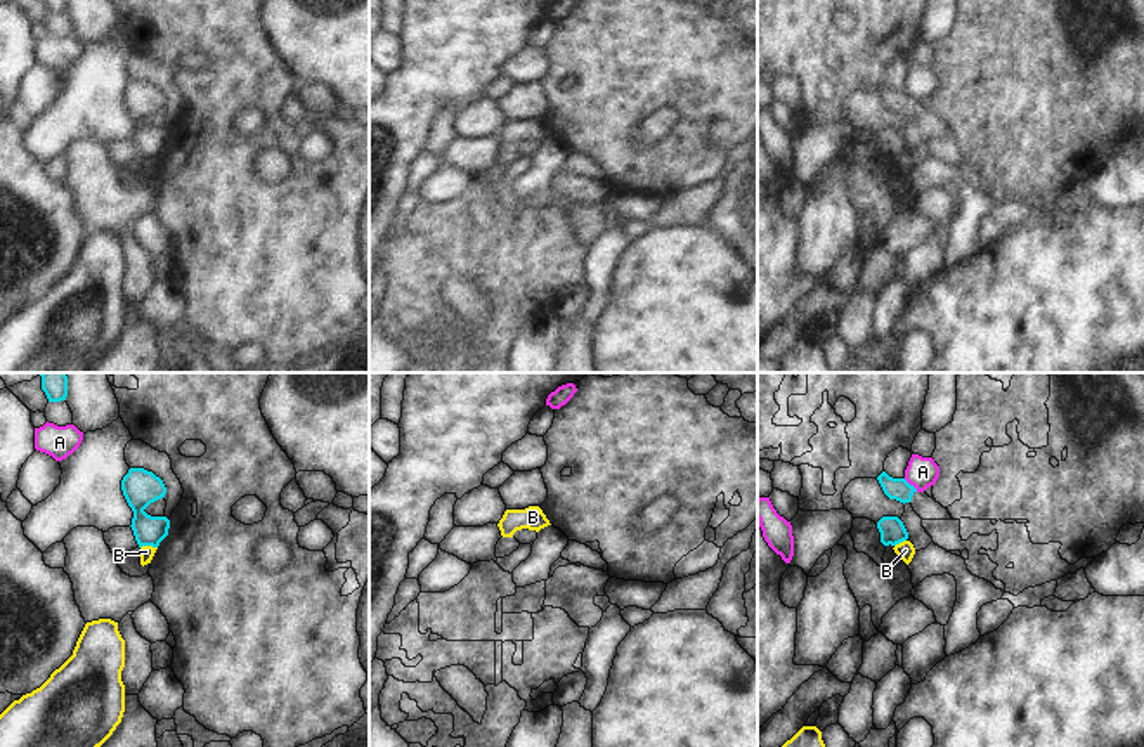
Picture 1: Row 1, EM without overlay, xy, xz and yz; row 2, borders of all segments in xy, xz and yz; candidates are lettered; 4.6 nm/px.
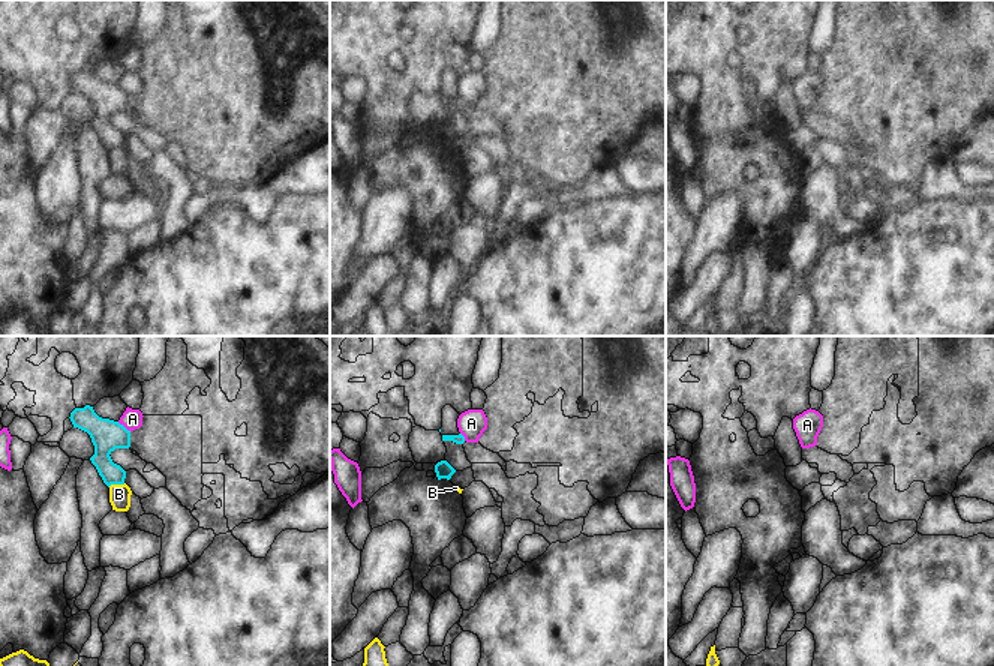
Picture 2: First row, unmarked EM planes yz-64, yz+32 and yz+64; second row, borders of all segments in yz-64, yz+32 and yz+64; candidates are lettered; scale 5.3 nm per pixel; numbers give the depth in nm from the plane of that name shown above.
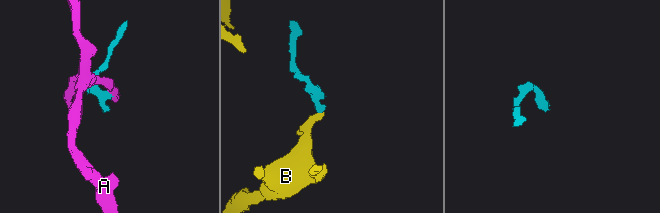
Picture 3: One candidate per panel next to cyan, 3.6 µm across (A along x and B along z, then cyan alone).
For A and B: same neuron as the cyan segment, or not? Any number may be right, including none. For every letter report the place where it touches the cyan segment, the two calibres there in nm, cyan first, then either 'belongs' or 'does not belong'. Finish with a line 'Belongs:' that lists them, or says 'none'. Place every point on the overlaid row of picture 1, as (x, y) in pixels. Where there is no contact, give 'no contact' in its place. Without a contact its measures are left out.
A: contact yz (909, 484); calibres 100 and 140 nm; does not belong
B: contact xy (148, 545); calibres 140 and 60 nm; does not belong
Belongs: none

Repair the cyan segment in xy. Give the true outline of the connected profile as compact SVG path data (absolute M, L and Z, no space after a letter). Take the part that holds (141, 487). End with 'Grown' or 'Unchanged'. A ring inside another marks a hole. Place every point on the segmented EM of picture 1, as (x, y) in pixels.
M130 468L121 480L121 490L133 511L130 527L139 548L158 548L168 536L170 520L166 516L151 516L144 510L151 503L165 497L166 487L163 480L144 468Z. Unchanged

